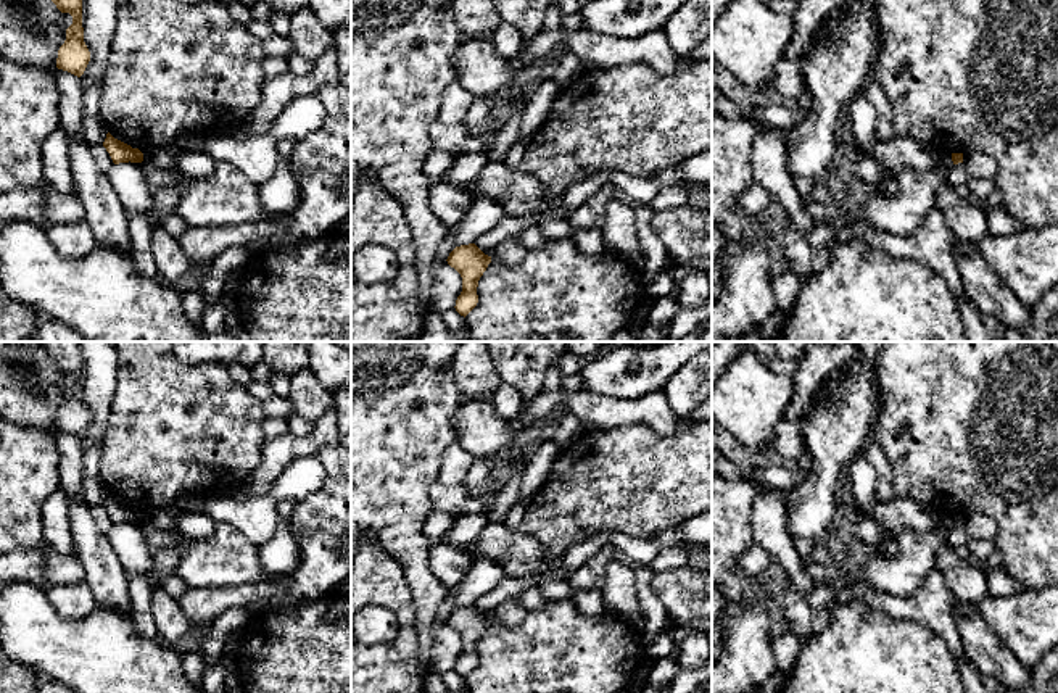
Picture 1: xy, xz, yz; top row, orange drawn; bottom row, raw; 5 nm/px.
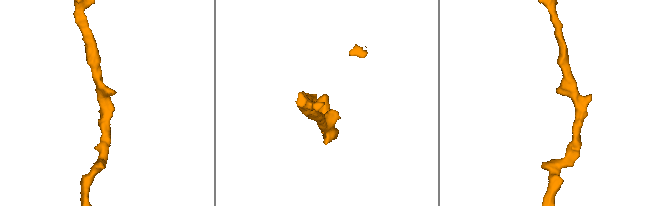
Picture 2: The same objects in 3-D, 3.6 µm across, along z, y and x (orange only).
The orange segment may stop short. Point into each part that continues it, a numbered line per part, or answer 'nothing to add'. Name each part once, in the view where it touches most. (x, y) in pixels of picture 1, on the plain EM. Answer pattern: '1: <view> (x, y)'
nothing to add

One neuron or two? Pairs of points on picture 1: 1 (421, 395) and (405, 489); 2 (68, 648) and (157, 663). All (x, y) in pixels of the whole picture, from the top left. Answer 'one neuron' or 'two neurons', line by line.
1: one neuron
2: one neuron

